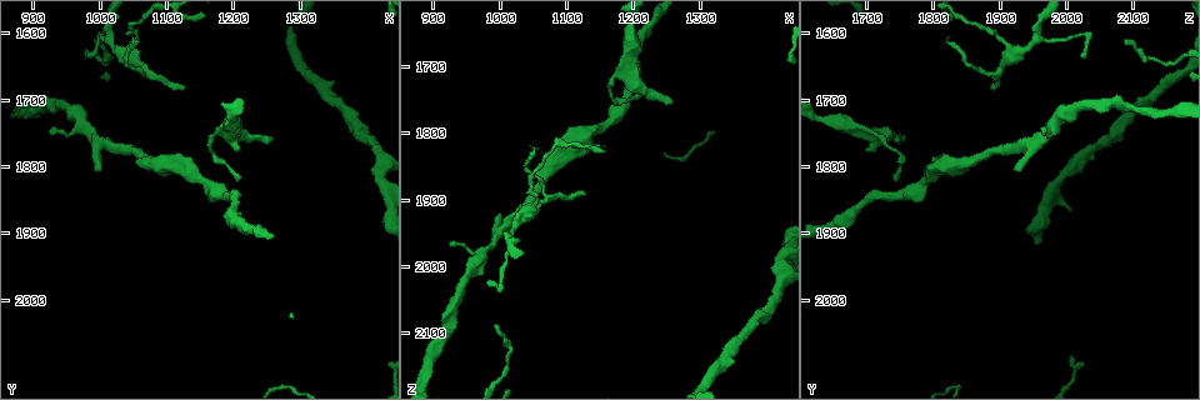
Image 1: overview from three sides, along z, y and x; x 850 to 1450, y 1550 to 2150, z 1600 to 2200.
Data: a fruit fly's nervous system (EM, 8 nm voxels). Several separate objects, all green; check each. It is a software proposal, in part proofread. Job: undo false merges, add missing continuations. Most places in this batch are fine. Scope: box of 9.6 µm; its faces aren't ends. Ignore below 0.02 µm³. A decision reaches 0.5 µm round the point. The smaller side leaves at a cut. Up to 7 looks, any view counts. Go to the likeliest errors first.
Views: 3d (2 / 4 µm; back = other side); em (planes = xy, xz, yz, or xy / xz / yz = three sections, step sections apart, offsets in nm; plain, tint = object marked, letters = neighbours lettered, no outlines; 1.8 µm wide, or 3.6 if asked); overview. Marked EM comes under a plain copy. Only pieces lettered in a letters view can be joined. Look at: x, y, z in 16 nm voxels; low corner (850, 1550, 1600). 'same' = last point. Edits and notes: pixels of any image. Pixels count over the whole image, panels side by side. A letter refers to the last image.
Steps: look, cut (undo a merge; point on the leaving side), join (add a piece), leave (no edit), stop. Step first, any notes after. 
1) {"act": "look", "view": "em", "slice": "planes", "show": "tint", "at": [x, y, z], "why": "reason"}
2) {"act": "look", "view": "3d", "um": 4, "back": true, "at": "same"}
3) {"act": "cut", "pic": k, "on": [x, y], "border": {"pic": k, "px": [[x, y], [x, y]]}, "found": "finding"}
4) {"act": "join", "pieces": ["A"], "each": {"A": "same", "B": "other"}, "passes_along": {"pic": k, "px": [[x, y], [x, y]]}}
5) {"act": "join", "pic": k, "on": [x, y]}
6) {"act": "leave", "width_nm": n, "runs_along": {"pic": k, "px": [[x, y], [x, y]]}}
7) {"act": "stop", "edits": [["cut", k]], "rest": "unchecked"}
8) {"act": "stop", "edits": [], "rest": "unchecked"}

{"act": "look", "view": "em", "slice": "planes", "show": "letters", "at": [1045, 1630, 1920], "why": "three-way junction"}

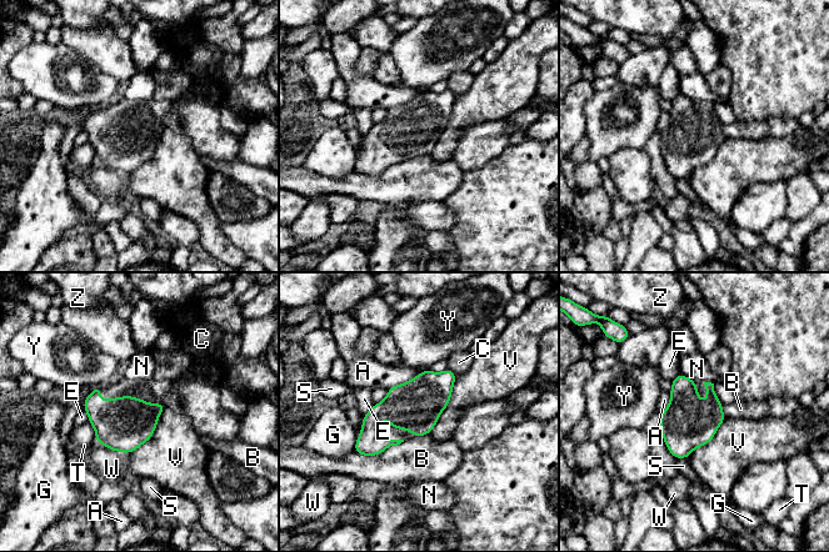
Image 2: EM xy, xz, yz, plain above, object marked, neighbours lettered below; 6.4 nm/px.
{"act": "leave", "each": {"A": "other", "B": "other", "C": "other", "E": "other", "G": "other", "N": "other", "S": "other", "T": "other", "V": "other", "W": "other", "Y": "other", "Z": "other"}, "border": {"pic": 2, "px": [[457, 375], [450, 401], [429, 433]]}, "found": "all the same neuron"}

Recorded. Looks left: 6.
{"act": "look", "view": "em", "slice": "planes", "show": "tint", "at": [1260, 1760, 1755], "why": "branch stops here"}

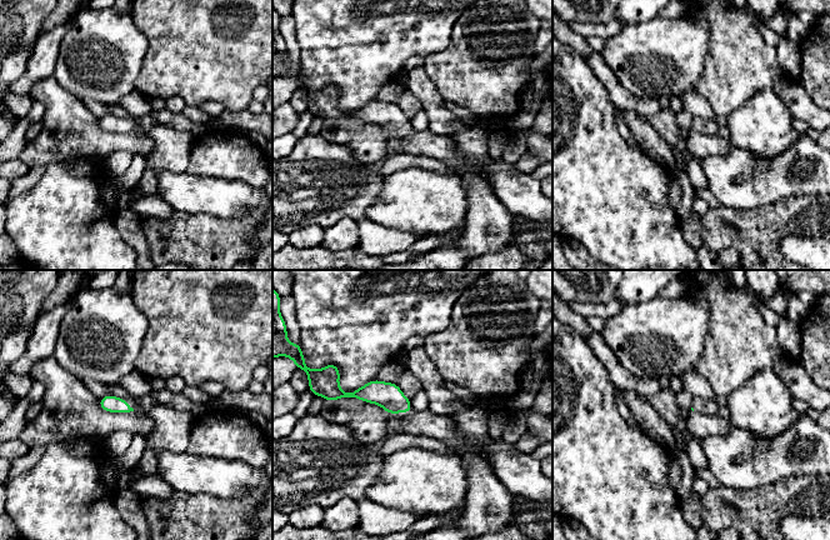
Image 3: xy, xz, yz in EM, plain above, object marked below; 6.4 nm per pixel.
{"act": "look", "view": "em", "slice": "planes", "show": "letters", "at": "same", "why": "see the neighbours"}

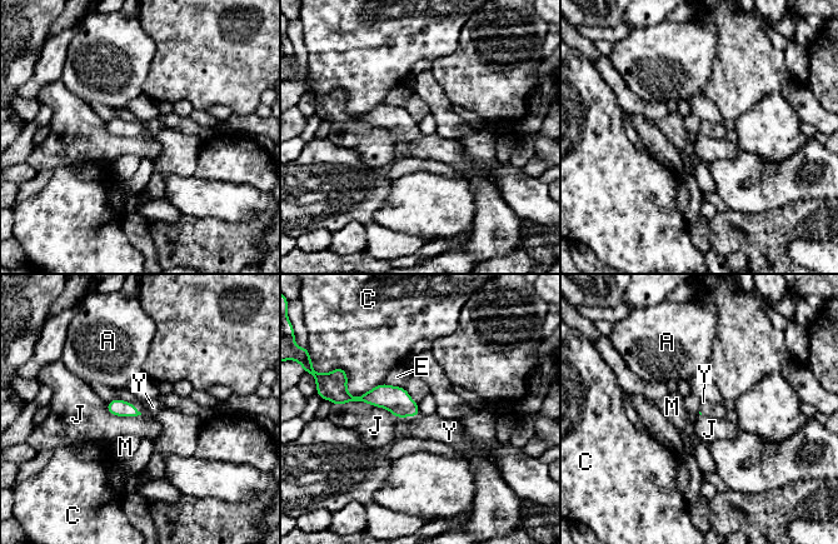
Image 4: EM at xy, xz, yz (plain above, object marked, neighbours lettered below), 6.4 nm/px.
{"act": "join", "pieces": ["Y"], "longest_contact_nm": ["J", 400], "each": {"A": "other", "C": "other", "E": "other", "J": "other", "M": "other", "Y": "same"}, "passes_along": {"pic": 4, "px": [[395, 399], [409, 415], [442, 429]]}, "found": "it goes on there"}

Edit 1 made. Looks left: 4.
{"act": "stop", "edits": [["join", 4]], "rest": "unchecked"}

